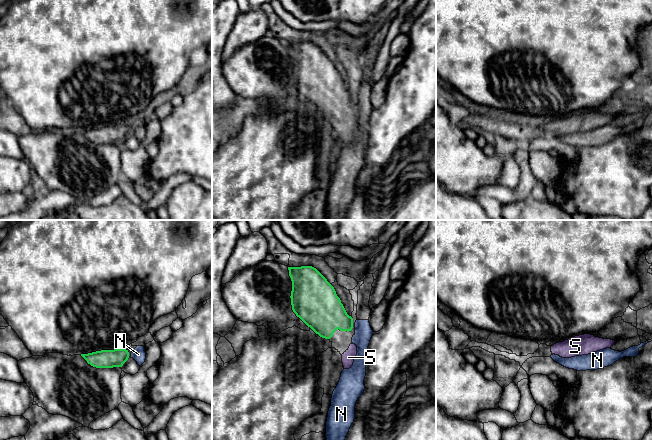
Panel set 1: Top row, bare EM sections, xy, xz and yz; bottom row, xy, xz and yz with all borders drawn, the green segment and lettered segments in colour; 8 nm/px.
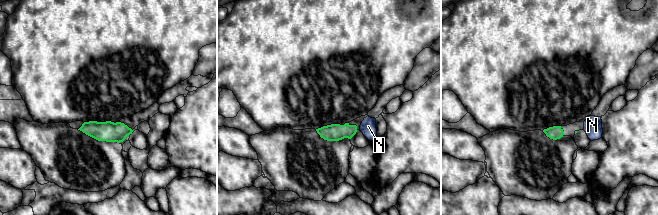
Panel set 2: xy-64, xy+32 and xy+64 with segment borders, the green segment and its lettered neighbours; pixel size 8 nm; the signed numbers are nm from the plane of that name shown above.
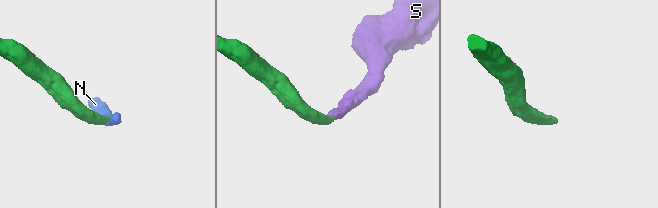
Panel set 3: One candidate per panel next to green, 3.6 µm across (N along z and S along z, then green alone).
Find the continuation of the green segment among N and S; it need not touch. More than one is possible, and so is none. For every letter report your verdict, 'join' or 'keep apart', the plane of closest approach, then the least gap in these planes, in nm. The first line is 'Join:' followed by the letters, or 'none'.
Join: S
N: keep apart | xy | 20 nm
S: join | xz | 100 nm

